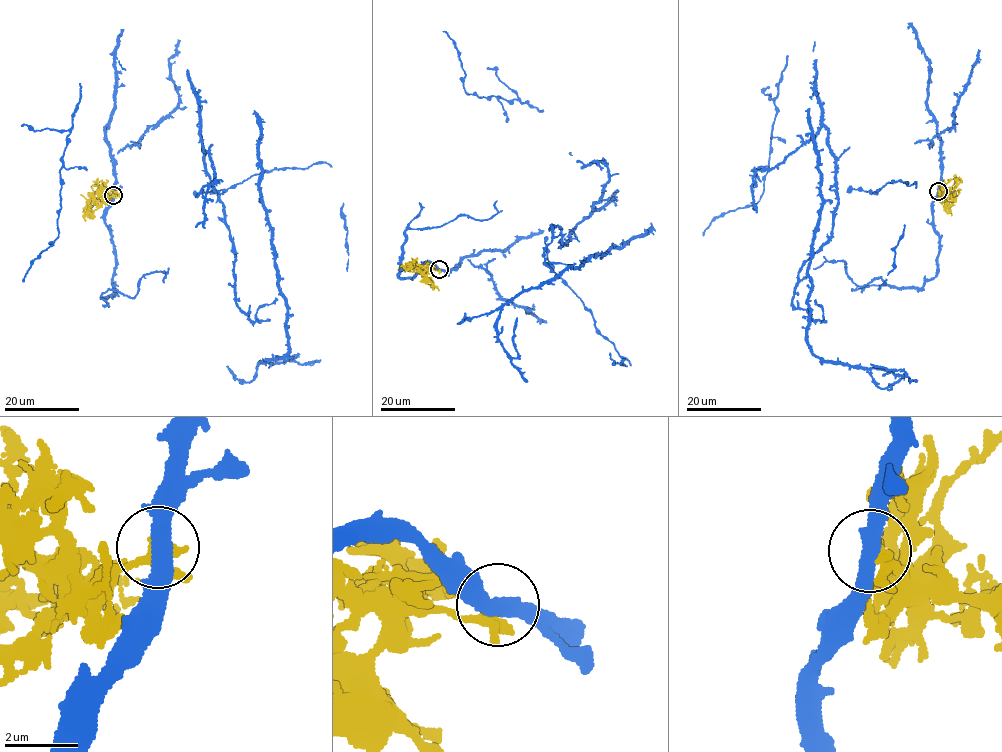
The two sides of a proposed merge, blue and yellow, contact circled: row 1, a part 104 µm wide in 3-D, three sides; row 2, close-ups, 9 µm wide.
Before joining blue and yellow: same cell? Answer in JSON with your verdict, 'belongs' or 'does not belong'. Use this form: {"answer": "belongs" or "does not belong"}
{"answer": "does not belong"}

